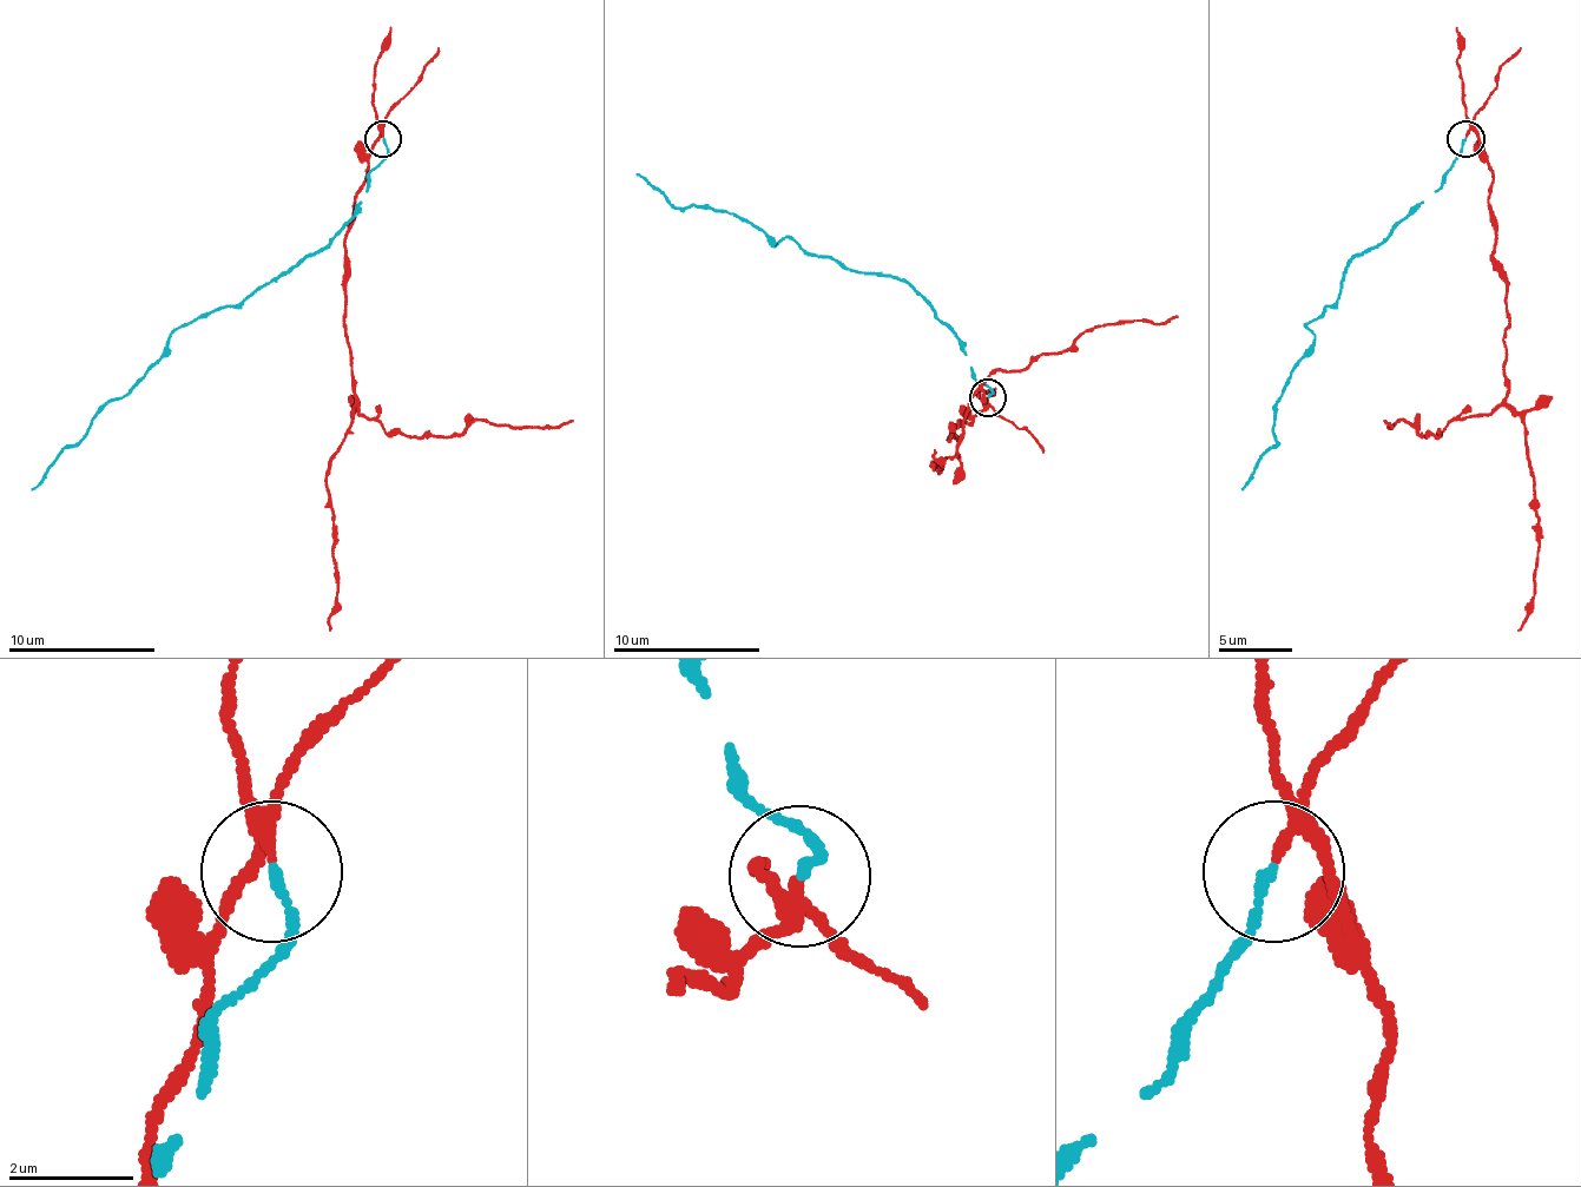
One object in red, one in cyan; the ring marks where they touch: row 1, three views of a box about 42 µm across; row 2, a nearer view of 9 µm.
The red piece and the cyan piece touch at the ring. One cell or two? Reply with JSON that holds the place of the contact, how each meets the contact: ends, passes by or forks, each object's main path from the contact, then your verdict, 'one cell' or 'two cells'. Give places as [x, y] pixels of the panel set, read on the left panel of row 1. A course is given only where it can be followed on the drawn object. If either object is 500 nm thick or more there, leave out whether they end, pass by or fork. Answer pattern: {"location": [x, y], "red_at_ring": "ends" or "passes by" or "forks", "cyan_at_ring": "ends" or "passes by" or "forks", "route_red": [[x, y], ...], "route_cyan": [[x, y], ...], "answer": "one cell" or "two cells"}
{"location": [383, 139], "red_at_ring": "forks", "cyan_at_ring": "ends", "route_red": [[382, 136], [346, 236], [346, 320], [360, 413], [389, 434], [459, 434], [481, 420], [504, 427], [573, 420]], "route_cyan": [[382, 140], [386, 158], [360, 210], [301, 262], [235, 305], [183, 324], [32, 489]], "answer": "one cell"}

